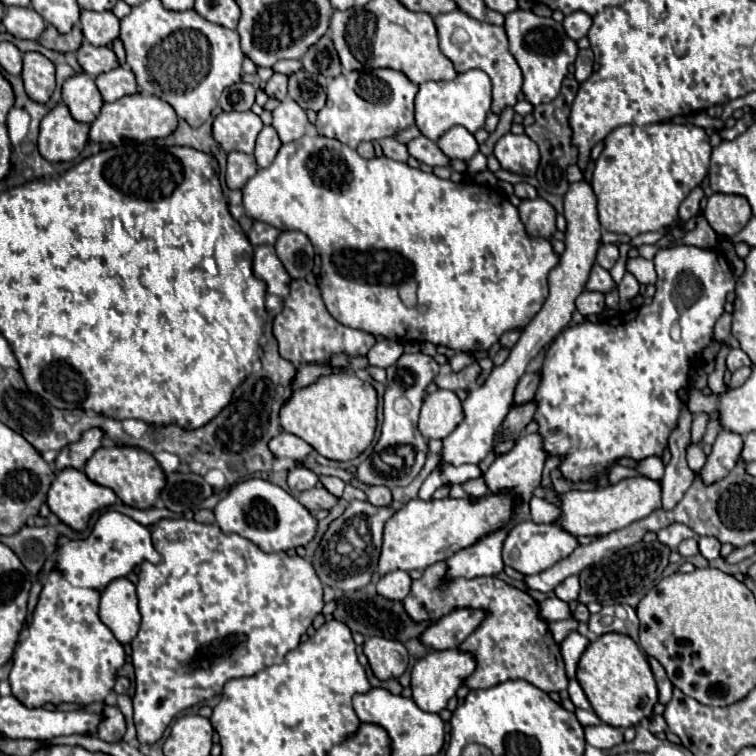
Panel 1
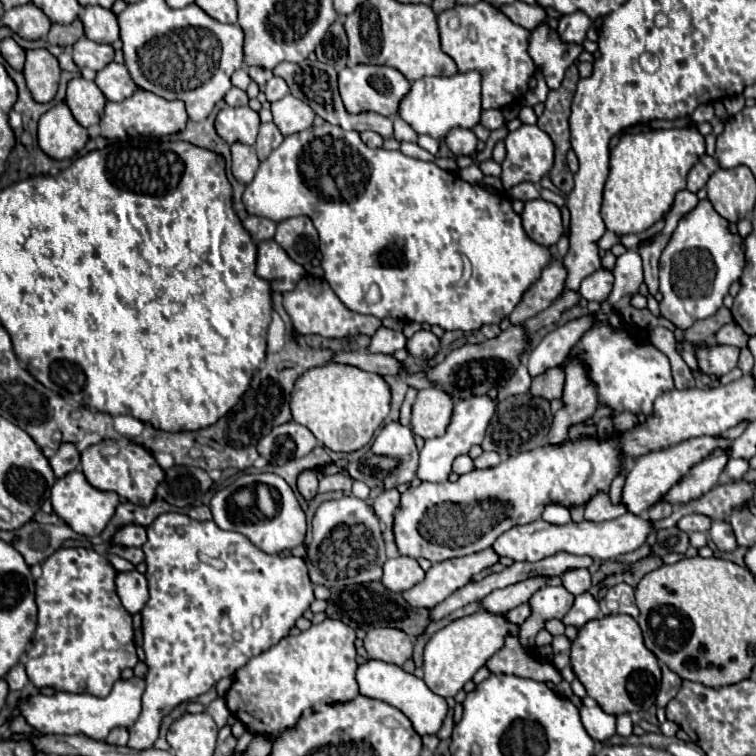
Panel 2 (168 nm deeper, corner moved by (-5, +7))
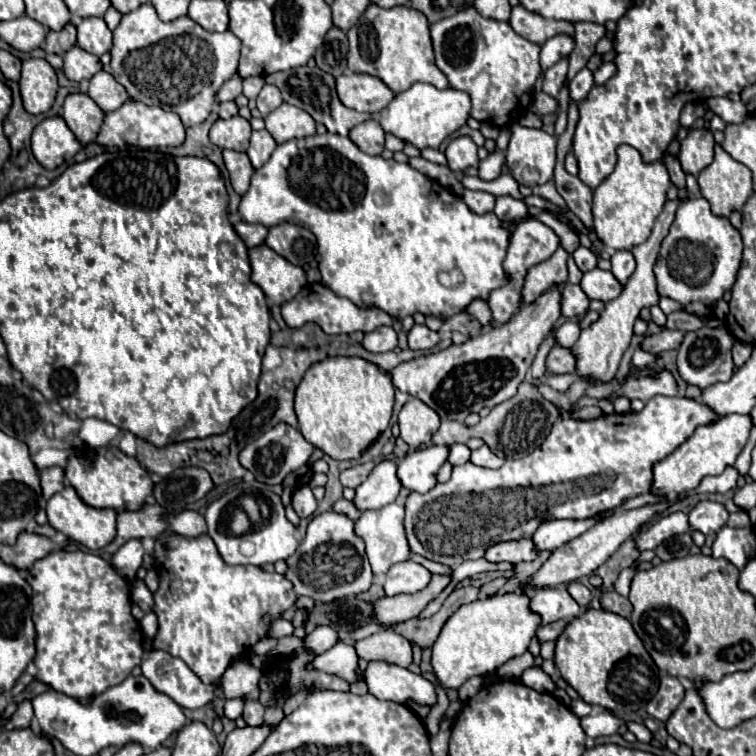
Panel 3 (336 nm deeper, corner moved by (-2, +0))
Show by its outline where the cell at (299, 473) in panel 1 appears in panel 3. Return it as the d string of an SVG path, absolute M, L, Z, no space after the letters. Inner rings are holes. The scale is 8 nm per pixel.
M309 486L297 488L297 490L293 492L291 504L293 504L295 512L297 512L301 518L313 516L313 512L315 512L315 508L317 508L317 500L315 500L315 496L313 496L313 492L311 492Z

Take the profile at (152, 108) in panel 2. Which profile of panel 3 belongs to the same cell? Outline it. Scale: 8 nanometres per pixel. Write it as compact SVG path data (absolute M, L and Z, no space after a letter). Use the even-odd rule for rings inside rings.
M127 100L119 110L107 112L101 132L97 136L97 142L101 146L121 146L121 140L127 132L137 134L137 144L141 148L161 148L161 146L179 146L185 140L185 126L179 118L179 114L163 110L159 106L147 106L143 102Z

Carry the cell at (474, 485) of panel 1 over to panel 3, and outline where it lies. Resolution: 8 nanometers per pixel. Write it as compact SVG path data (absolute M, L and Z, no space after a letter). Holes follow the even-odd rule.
M481 446L479 450L471 452L471 462L477 466L485 466L485 468L499 468L503 464L501 458L497 458L487 446Z

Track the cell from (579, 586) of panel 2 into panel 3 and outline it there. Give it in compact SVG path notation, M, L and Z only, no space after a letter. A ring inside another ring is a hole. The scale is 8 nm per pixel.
M571 582L571 584L567 586L567 592L571 594L571 598L573 598L581 608L585 608L585 606L591 602L591 590L589 590L587 586L579 584L579 582Z

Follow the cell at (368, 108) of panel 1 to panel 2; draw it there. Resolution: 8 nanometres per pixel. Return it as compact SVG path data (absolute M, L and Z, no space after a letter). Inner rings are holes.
M354 65L344 67L338 73L338 89L342 95L342 101L350 113L362 113L362 111L374 111L380 115L396 115L398 103L404 99L404 95L410 91L410 83L406 77L392 69L392 67L380 67L380 65Z

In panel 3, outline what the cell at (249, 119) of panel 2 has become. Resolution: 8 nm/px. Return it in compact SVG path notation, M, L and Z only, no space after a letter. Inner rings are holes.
M233 116L229 120L217 120L211 126L209 138L221 150L231 148L231 150L237 150L237 152L245 152L249 148L251 124L241 116Z

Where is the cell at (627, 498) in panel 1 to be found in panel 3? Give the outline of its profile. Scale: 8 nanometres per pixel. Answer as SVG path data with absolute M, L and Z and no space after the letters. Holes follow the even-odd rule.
M727 414L721 416L715 424L699 426L691 438L687 438L673 454L663 458L653 466L653 482L651 482L651 494L683 494L691 492L699 486L699 482L709 474L721 474L727 466L735 464L737 454L743 450L743 444L747 442L749 430L753 428L749 416L739 414Z

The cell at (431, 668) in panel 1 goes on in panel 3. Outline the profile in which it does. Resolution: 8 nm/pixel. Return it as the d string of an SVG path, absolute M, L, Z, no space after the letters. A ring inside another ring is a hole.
M513 592L505 596L489 596L483 600L475 600L459 608L459 612L455 612L445 622L439 638L431 648L431 666L437 684L441 688L457 690L469 678L491 674L509 658L523 654L539 626L539 616L527 612L527 600L529 596Z

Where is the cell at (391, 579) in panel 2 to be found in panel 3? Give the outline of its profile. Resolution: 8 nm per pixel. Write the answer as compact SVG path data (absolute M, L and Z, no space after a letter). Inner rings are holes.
M405 560L399 564L393 564L385 578L385 594L397 596L397 594L415 594L431 582L431 572L425 570L421 564L413 560Z

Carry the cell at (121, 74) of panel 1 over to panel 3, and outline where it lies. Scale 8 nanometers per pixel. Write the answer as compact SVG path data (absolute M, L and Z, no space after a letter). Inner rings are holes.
M105 70L97 72L91 80L89 80L89 92L87 92L95 104L103 110L103 112L113 112L119 106L123 106L129 100L127 90Z

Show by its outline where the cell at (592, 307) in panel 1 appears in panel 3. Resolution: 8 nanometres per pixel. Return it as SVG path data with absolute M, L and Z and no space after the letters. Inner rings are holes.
M595 268L595 270L583 274L581 290L591 300L601 300L601 302L611 302L621 294L621 288L619 288L619 282L615 280L615 276L601 268Z

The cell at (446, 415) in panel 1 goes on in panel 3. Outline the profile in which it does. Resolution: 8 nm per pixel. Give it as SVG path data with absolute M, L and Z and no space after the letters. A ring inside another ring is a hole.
M409 398L399 412L401 438L411 448L419 448L421 444L431 442L433 434L439 430L439 424L439 414L419 398Z

